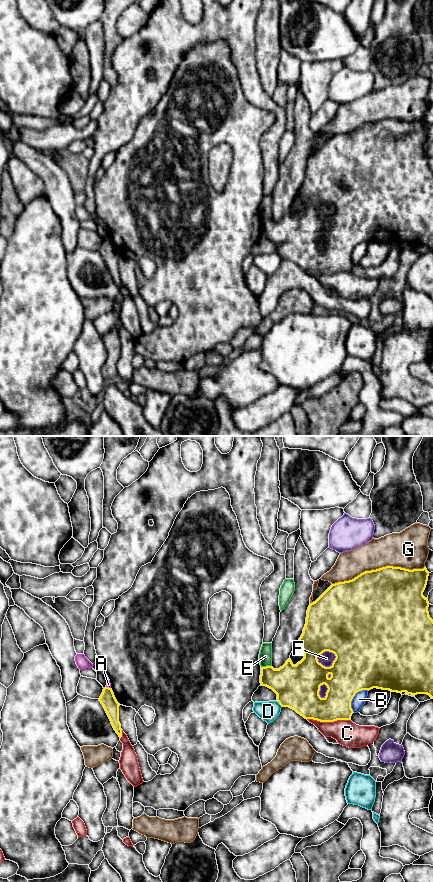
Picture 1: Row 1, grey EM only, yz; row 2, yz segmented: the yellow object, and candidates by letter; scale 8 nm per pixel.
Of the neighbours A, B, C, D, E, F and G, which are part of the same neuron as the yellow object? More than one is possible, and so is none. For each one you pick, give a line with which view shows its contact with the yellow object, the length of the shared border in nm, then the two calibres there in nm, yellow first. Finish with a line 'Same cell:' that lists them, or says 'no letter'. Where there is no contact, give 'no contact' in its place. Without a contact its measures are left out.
Same cell: no letter

